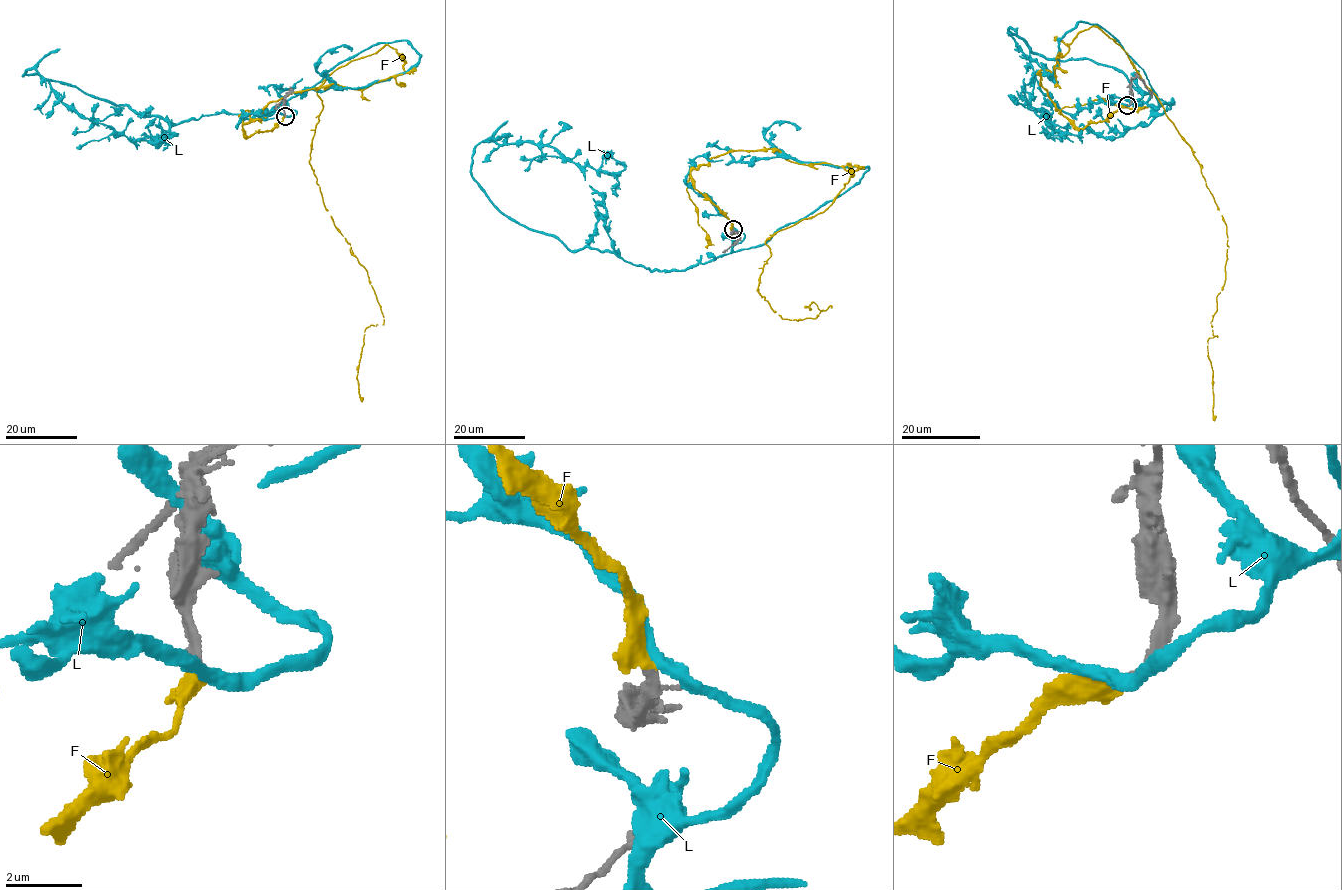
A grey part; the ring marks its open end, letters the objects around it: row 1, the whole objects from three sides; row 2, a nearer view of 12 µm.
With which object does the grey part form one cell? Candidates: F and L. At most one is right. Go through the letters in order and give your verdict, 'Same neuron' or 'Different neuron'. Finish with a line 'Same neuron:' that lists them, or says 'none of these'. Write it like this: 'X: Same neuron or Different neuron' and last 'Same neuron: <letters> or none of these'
F: Same neuron
L: Different neuron
Same neuron: F

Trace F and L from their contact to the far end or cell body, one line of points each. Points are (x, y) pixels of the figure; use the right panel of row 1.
F: (1127, 105), (1077, 128), (1039, 72), (1055, 76), (1095, 26), (1200, 167), (1228, 247), (1207, 343), (1214, 420)
L: (1127, 105), (1146, 94), (1173, 102), (1158, 113), (1117, 69), (1029, 54), (1032, 107), (1066, 133), (1040, 108)

